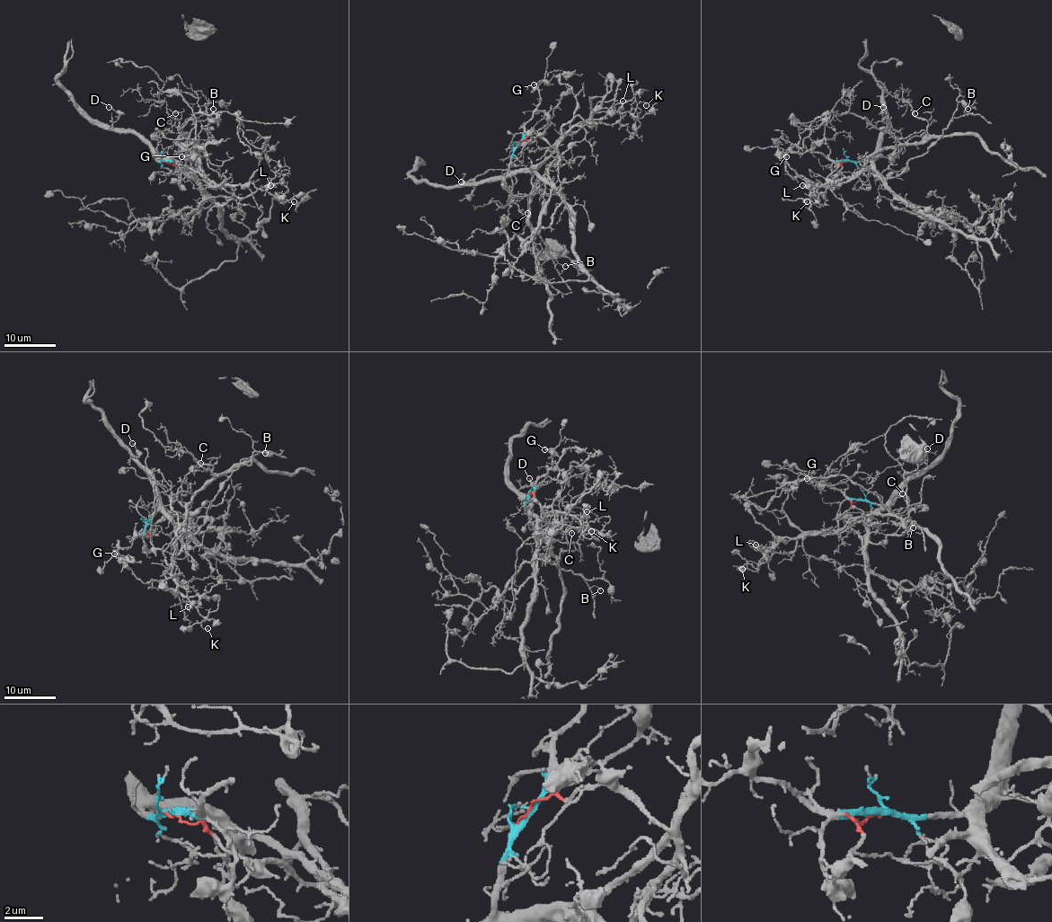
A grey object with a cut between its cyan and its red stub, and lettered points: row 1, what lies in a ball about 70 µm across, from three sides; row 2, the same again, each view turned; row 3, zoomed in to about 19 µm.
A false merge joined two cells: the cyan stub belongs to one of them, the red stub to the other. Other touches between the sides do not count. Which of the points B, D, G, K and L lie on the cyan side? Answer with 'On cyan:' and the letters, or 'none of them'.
On cyan: B, D, G, K

